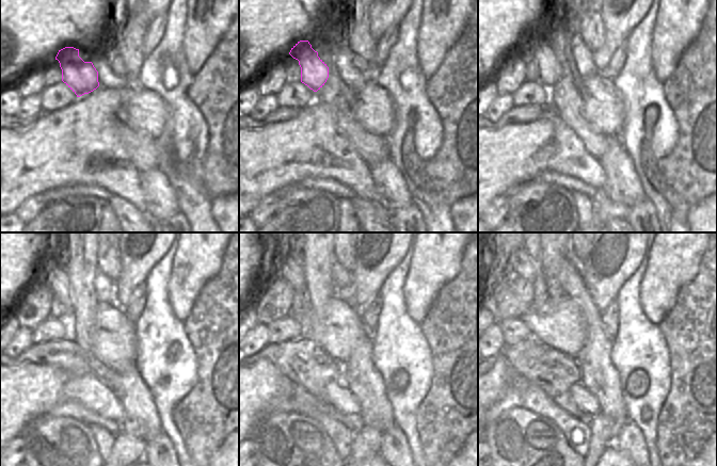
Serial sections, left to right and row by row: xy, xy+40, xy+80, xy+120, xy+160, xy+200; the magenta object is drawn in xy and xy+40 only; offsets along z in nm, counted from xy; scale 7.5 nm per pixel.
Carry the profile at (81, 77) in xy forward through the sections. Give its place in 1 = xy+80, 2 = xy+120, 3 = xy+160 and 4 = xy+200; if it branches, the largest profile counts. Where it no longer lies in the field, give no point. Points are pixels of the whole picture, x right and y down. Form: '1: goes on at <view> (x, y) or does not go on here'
1: goes on at xy+80 (534, 38)
2: goes on at xy+120 (51, 269)
3: goes on at xy+160 (282, 263)
4: goes on at xy+200 (520, 263)

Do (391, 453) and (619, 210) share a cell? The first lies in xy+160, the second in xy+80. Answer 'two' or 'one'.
two

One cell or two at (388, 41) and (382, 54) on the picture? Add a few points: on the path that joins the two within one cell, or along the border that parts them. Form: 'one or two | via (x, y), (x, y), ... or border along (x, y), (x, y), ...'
one | via (385, 44), (382, 51)

